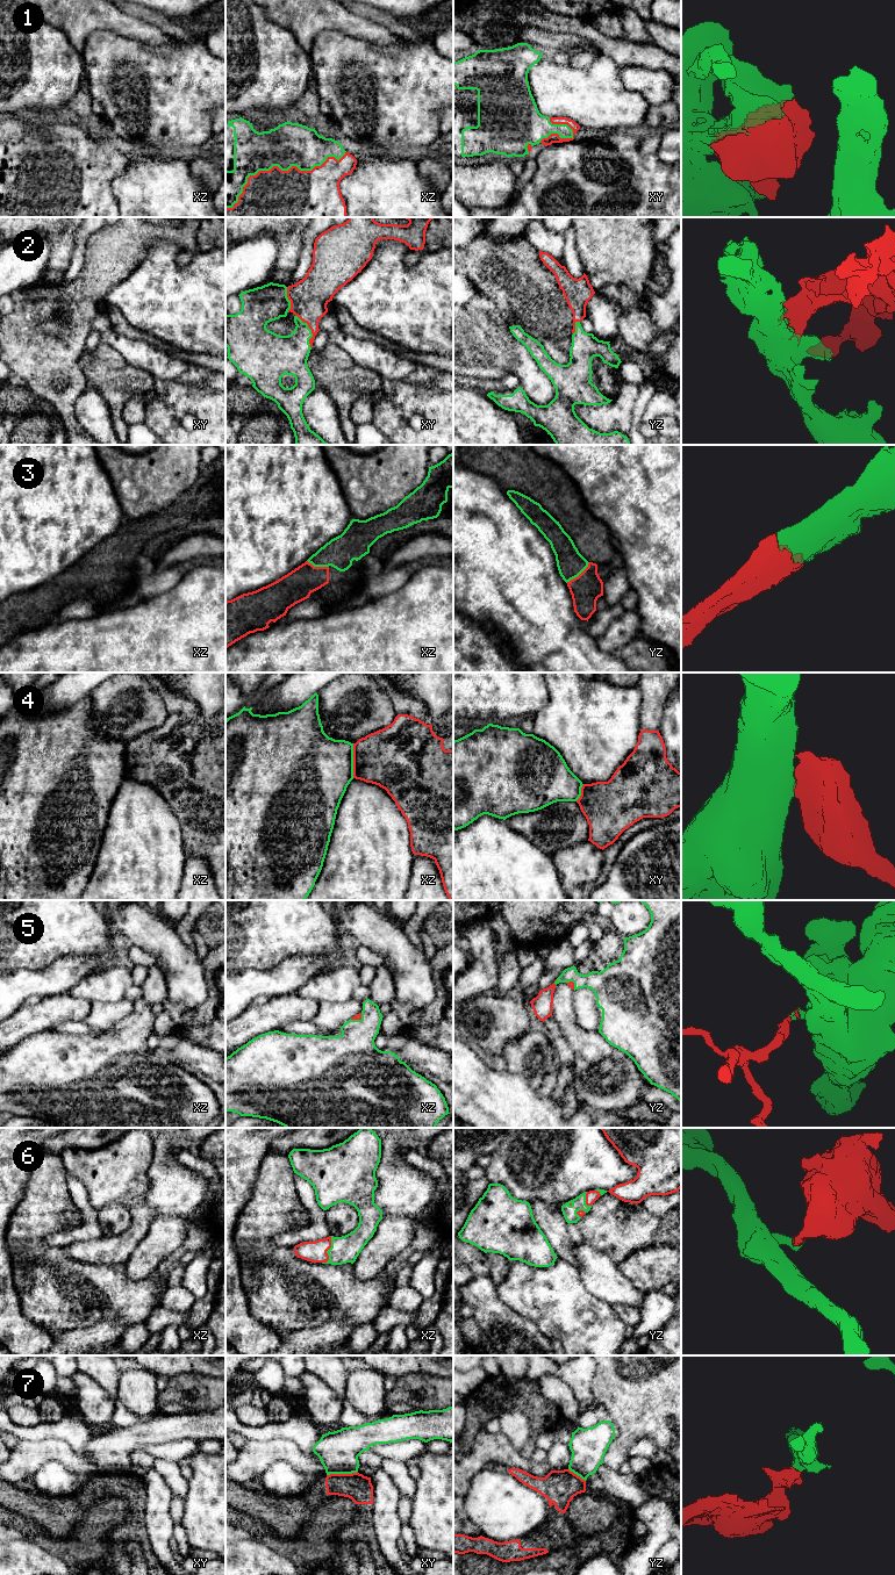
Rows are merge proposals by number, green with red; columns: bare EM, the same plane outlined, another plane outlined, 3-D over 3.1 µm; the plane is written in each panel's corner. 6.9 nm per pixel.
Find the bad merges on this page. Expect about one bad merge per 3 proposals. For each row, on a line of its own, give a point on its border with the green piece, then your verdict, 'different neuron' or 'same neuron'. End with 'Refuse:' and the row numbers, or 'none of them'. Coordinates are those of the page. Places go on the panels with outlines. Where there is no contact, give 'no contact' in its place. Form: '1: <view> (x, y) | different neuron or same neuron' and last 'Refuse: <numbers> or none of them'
1: xz (279, 167) | same neuron
2: xy (310, 330) | same neuron
3: yz (578, 575) | same neuron
4: xz (352, 761) | different neuron
5: xz (357, 1020) | same neuron
6: xz (327, 1251) | same neuron
7: xy (342, 1473) | different neuron
Refuse: 4, 7

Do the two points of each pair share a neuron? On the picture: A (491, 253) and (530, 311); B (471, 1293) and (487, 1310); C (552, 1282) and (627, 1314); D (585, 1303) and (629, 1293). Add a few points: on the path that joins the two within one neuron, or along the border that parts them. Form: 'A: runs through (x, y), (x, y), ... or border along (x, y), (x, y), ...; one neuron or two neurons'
A: runs through (501, 267), (530, 297); one neuron
B: runs through (475, 1297), (484, 1306); one neuron
C: border along (611, 1307), (627, 1325); two neurons
D: border along (581, 1280), (593, 1295), (611, 1307); two neurons

